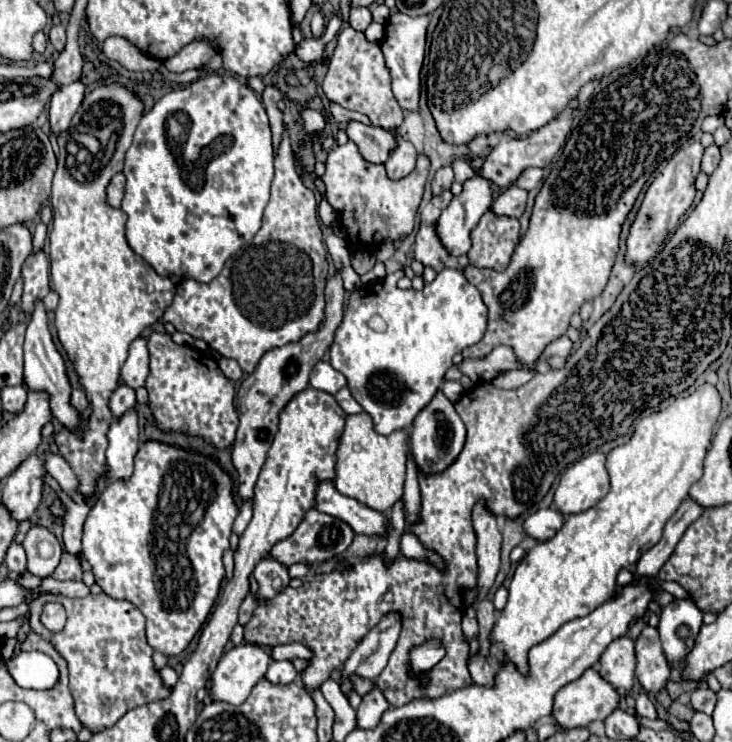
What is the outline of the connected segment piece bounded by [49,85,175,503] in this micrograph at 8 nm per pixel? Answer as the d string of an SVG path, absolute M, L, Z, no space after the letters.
M103 85L93 93L95 103L107 101L119 107L121 123L113 129L109 141L101 143L95 155L71 169L65 165L70 133L59 135L60 154L51 189L53 229L49 233L51 287L59 295L55 329L91 407L91 415L81 433L73 433L69 427L63 427L53 437L59 453L75 471L79 491L87 503L95 495L97 479L107 473L107 429L113 423L109 397L119 385L119 369L127 359L129 343L161 319L165 307L173 301L175 291L171 279L157 275L145 259L131 251L125 239L127 215L105 203L105 189L111 177L123 171L125 153L131 147L135 127L143 115L143 103L123 85Z

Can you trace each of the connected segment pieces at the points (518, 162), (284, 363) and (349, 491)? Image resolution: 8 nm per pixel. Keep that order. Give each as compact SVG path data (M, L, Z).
M573 99L567 109L551 123L547 123L545 127L541 127L539 131L533 131L533 133L527 133L527 135L511 135L511 133L503 133L501 135L501 141L491 149L491 153L485 157L483 161L483 167L479 169L479 175L485 177L487 181L495 183L499 189L507 189L511 187L519 175L529 169L529 167L545 167L551 163L551 159L555 157L555 153L563 147L565 139L567 139L567 133L571 131L571 123L573 119L569 117L573 107L577 105L577 99Z
M335 275L325 287L325 321L321 323L321 327L309 335L303 335L297 343L287 343L285 347L275 347L273 351L267 351L259 361L259 371L255 367L255 371L241 383L237 391L235 405L239 413L239 427L233 443L233 465L239 473L239 495L243 499L253 497L253 487L277 433L279 413L293 395L297 395L309 385L311 369L317 361L321 361L321 357L333 343L333 335L343 319L343 299L345 289L341 277Z
M365 411L347 415L345 429L337 447L337 463L333 485L341 495L357 499L359 503L389 513L391 507L403 497L405 483L405 461L407 461L407 439L405 431L393 431L391 435L377 435L373 421Z

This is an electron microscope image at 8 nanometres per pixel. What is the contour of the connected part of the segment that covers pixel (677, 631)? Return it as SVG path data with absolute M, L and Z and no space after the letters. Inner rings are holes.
M677 599L663 607L659 621L659 635L663 651L671 667L677 667L685 655L695 647L697 633L703 625L703 613L693 599Z

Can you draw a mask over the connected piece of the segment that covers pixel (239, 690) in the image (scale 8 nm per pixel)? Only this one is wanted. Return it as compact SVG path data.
M243 643L233 647L221 657L211 675L211 699L241 705L255 683L265 677L269 663L271 657L259 645Z

